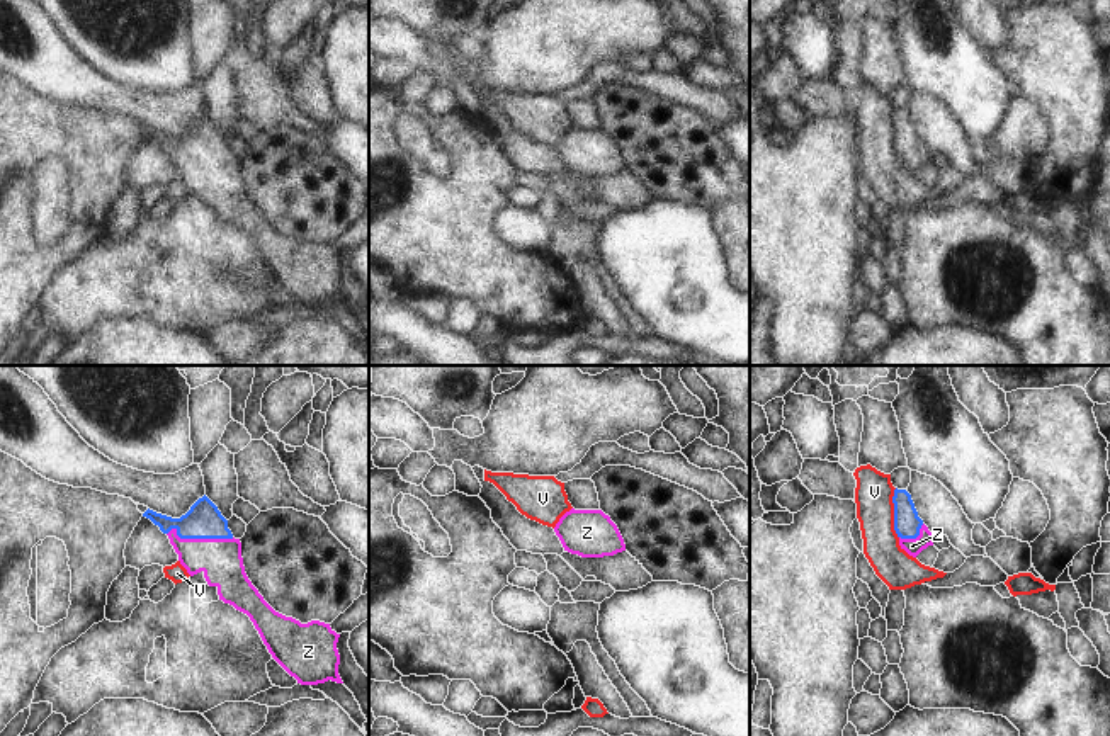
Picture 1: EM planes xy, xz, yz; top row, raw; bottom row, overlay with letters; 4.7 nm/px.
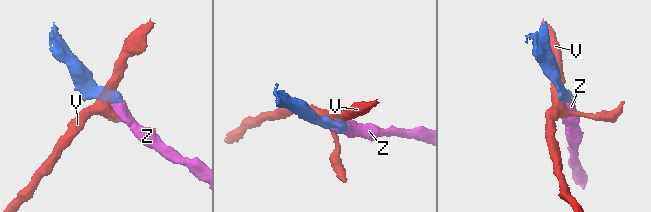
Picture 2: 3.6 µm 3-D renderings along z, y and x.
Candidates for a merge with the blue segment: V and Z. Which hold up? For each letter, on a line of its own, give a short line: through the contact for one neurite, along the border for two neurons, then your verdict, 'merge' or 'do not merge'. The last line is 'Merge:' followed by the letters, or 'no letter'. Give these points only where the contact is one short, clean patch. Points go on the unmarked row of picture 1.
V: line yz (894, 107), (893, 148), (898, 157); do not merge
Z: line xy (203, 140), (199, 157), (221, 181); merge
Merge: Z

